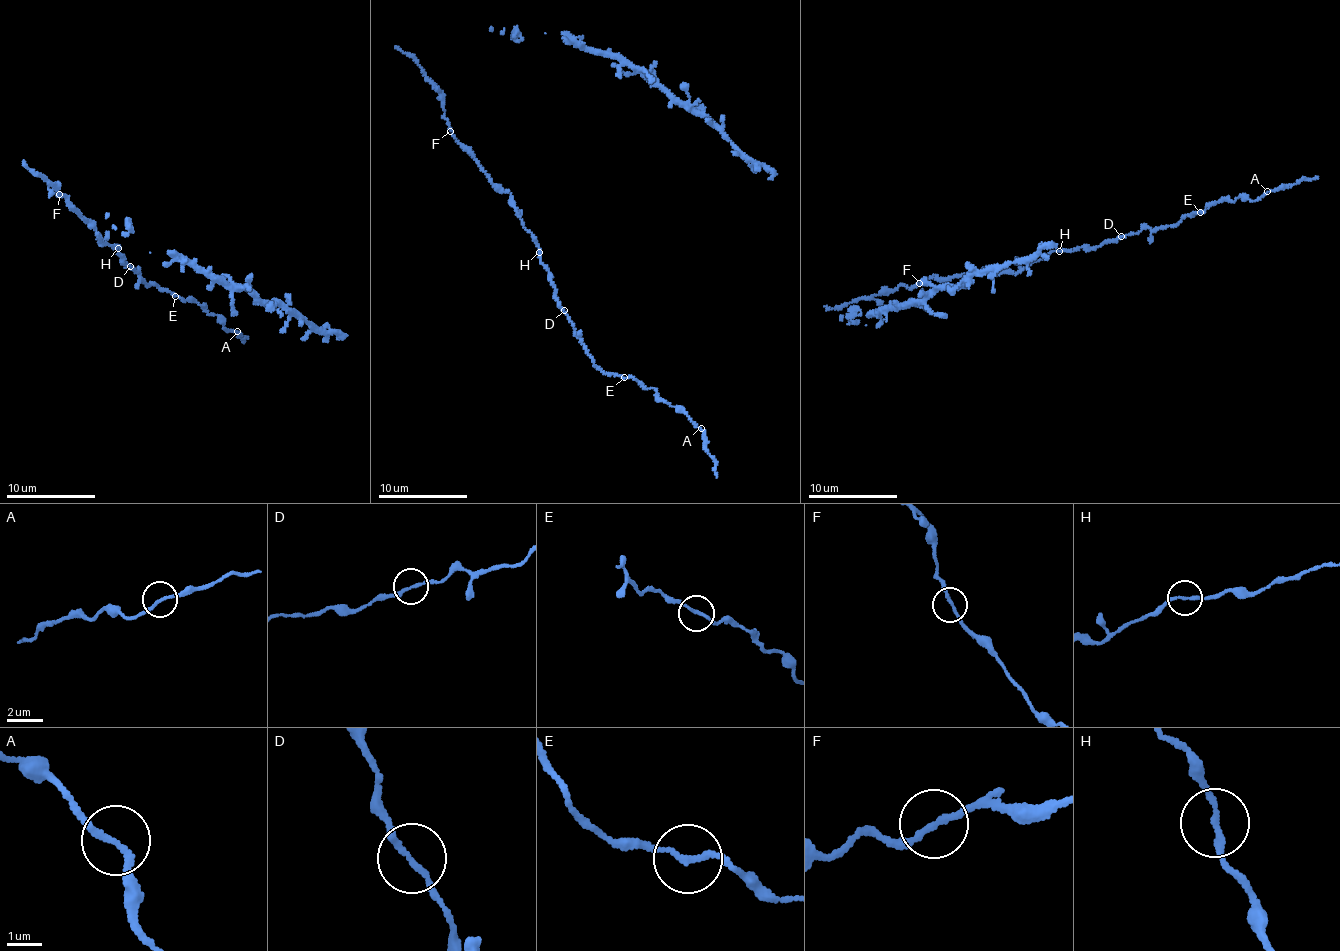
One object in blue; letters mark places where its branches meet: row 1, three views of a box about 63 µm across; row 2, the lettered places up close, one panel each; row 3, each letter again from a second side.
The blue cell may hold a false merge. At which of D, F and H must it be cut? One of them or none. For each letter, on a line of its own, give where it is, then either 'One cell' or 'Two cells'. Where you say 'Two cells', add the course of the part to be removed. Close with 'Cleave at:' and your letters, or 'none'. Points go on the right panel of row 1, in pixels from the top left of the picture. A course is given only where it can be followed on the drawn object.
D: Place: (1121, 236). Two cells. Course of the part to remove: (1121, 236), (1138, 234), (1143, 228), (1163, 229), (1216, 203), (1242, 195), (1253, 201), (1304, 178), (1318, 176)
F: Place: (919, 283). One cell
H: Place: (1059, 251). One cell
Cleave at: D

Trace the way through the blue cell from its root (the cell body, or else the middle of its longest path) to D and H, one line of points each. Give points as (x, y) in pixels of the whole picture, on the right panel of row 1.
D: (917, 284), (988, 268), (1017, 273), (1052, 252), (1095, 248), (1121, 236)
H: (917, 284), (935, 277), (969, 275), (988, 268), (999, 273), (1017, 273), (1052, 252), (1059, 251)

